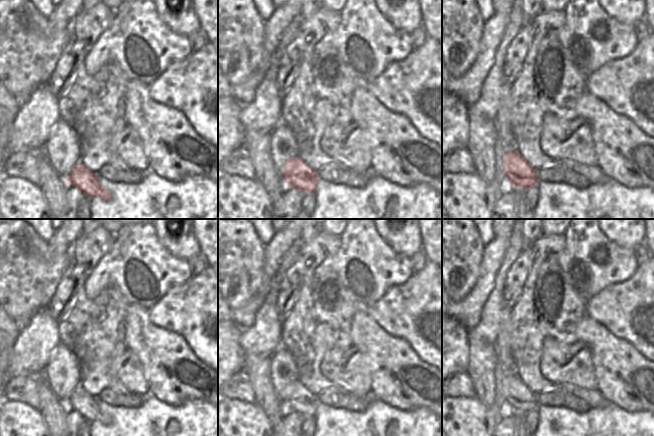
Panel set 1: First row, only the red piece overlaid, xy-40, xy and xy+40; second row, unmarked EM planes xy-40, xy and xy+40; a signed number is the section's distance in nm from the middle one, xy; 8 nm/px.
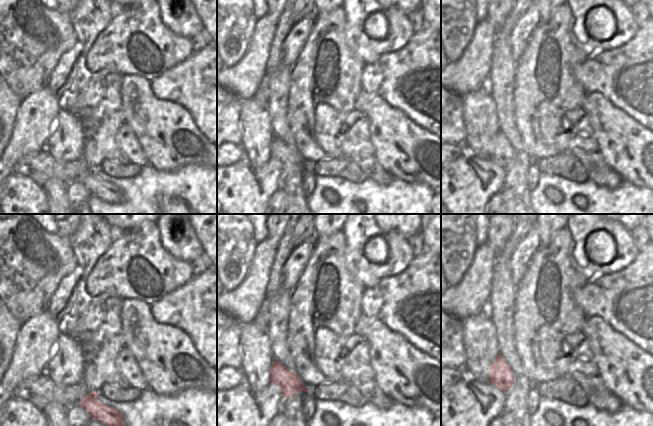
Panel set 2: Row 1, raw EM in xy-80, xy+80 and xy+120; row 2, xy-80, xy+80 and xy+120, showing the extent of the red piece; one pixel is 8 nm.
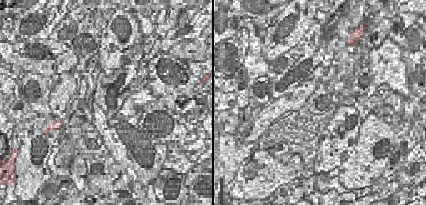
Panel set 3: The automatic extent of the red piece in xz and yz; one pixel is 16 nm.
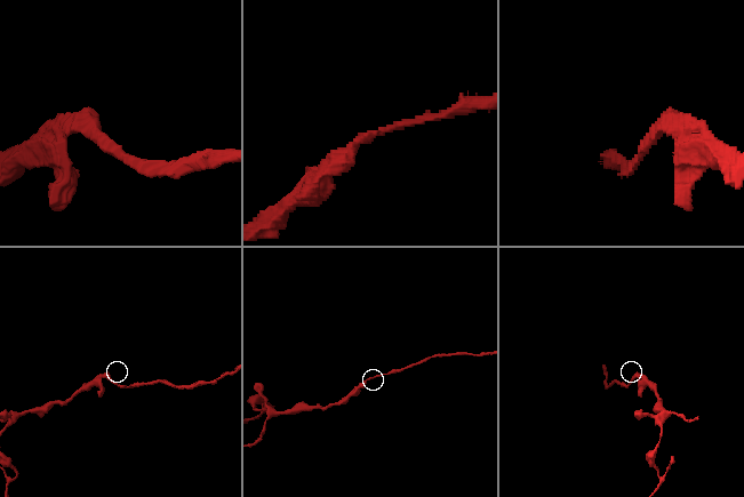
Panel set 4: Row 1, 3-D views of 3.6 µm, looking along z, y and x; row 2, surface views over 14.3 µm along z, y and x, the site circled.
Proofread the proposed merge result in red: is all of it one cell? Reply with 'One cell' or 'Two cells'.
Two cells

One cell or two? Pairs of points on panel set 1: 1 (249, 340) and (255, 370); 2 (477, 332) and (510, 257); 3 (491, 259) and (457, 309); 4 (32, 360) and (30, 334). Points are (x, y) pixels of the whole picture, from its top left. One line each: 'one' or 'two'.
1: two
2: one
3: one
4: one

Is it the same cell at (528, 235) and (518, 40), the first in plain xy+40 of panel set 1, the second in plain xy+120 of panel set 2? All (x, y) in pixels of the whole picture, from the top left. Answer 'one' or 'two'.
two

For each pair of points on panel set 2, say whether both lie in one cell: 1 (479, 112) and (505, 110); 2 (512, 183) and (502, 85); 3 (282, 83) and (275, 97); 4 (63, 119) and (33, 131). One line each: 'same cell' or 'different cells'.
1: different cells
2: same cell
3: same cell
4: different cells

